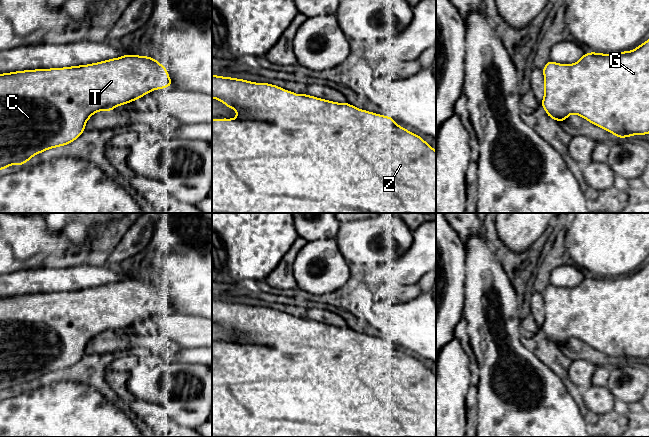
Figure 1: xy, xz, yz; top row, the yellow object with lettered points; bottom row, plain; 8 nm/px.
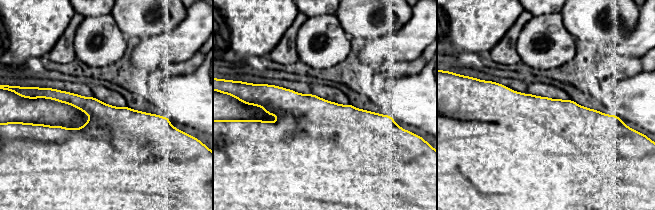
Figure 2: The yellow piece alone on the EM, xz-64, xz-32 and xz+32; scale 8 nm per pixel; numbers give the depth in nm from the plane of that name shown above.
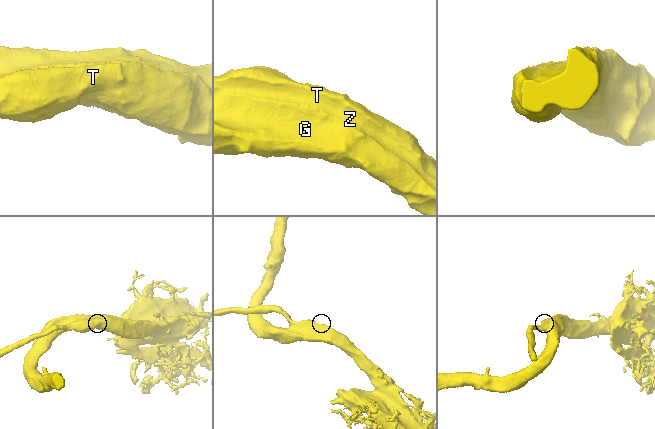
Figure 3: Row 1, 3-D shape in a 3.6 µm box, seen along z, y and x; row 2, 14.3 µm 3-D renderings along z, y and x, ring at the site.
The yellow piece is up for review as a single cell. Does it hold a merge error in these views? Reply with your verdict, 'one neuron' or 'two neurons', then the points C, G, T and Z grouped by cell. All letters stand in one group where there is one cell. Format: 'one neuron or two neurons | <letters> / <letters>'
one neuron | C G T Z

